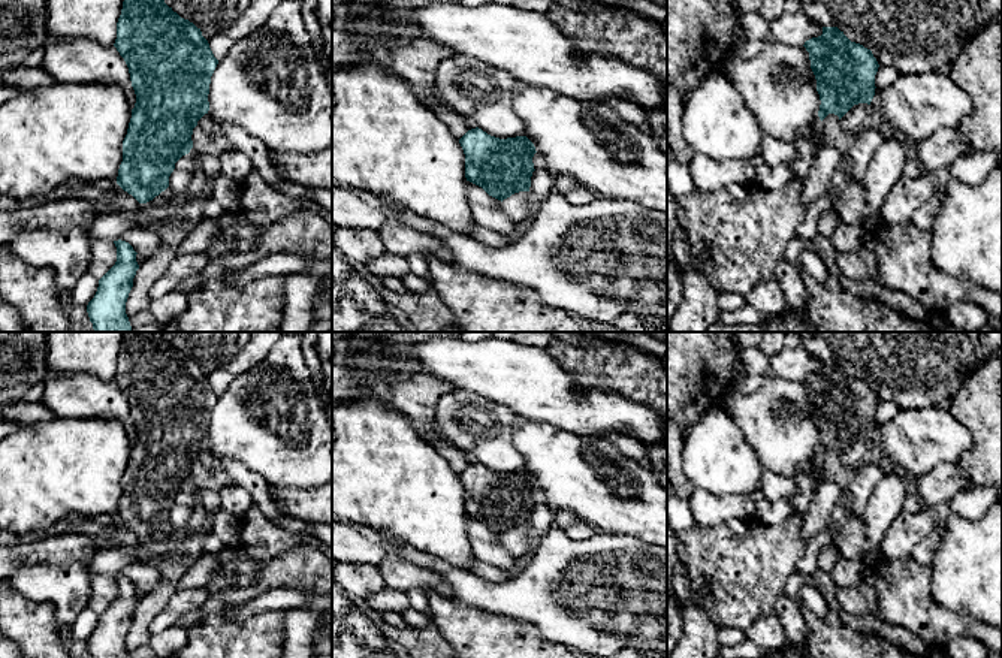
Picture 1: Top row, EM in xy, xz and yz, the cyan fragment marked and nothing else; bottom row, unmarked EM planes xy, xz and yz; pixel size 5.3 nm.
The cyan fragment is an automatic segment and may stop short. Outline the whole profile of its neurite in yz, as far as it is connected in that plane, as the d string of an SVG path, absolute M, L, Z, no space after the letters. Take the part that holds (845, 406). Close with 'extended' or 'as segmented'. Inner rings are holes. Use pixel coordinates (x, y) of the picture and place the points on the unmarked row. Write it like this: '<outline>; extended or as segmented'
M823 362L823 369L803 381L817 414L821 456L829 449L840 455L854 440L870 440L879 402L870 384L851 377L837 362Z; as segmented

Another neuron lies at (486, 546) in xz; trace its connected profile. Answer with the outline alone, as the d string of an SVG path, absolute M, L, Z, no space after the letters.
M467 516L467 535L474 559L501 570L511 570L517 559L501 541L501 535L489 531L482 522Z

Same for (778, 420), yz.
M766 378L760 389L749 395L733 386L722 396L719 407L730 413L764 470L797 479L806 470L818 470L821 435L809 387L803 380Z

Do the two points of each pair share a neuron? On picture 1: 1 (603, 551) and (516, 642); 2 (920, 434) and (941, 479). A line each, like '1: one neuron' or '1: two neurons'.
1: two neurons
2: two neurons

